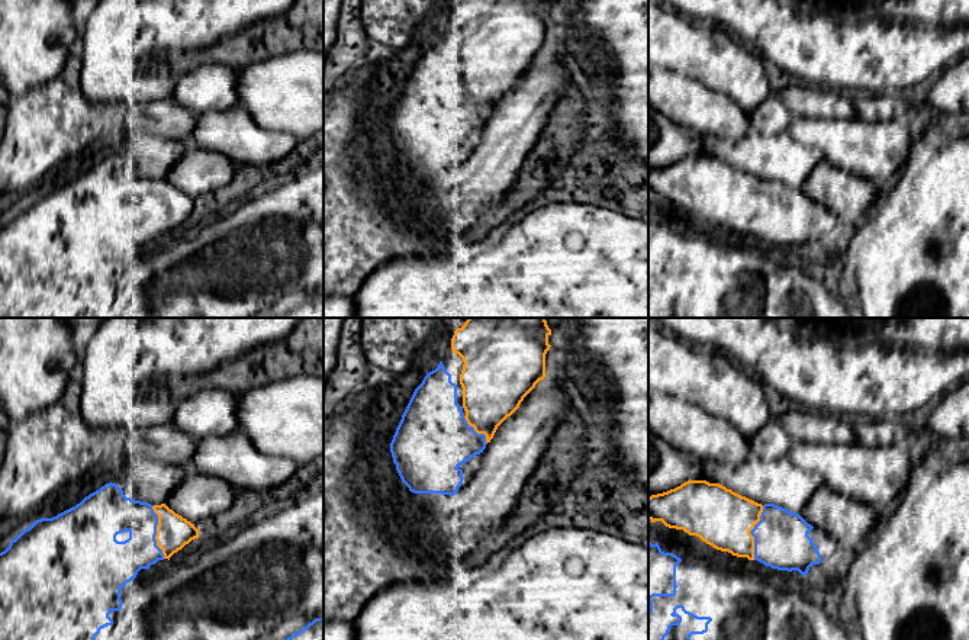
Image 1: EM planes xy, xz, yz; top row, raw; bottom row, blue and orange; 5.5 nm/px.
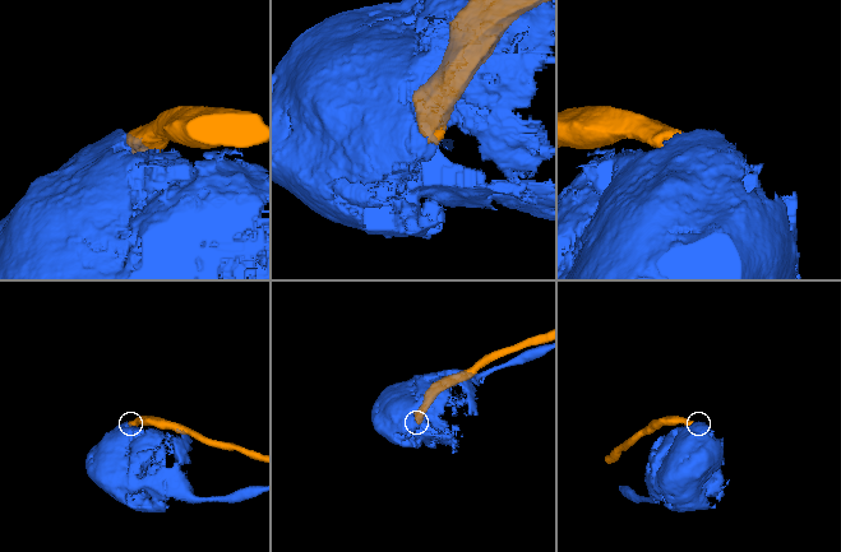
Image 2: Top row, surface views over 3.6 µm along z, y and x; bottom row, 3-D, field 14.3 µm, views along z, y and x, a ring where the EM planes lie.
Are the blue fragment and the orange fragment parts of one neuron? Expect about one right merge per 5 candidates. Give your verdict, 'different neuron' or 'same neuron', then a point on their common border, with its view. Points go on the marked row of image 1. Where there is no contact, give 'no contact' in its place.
different neuron; contact yz (750, 533)

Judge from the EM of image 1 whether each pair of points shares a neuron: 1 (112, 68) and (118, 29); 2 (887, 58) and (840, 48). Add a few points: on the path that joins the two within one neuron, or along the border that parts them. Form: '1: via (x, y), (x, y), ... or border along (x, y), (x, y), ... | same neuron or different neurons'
1: via (112, 58), (112, 39) | same neuron
2: via (875, 55), (858, 55), (852, 50) | same neuron

